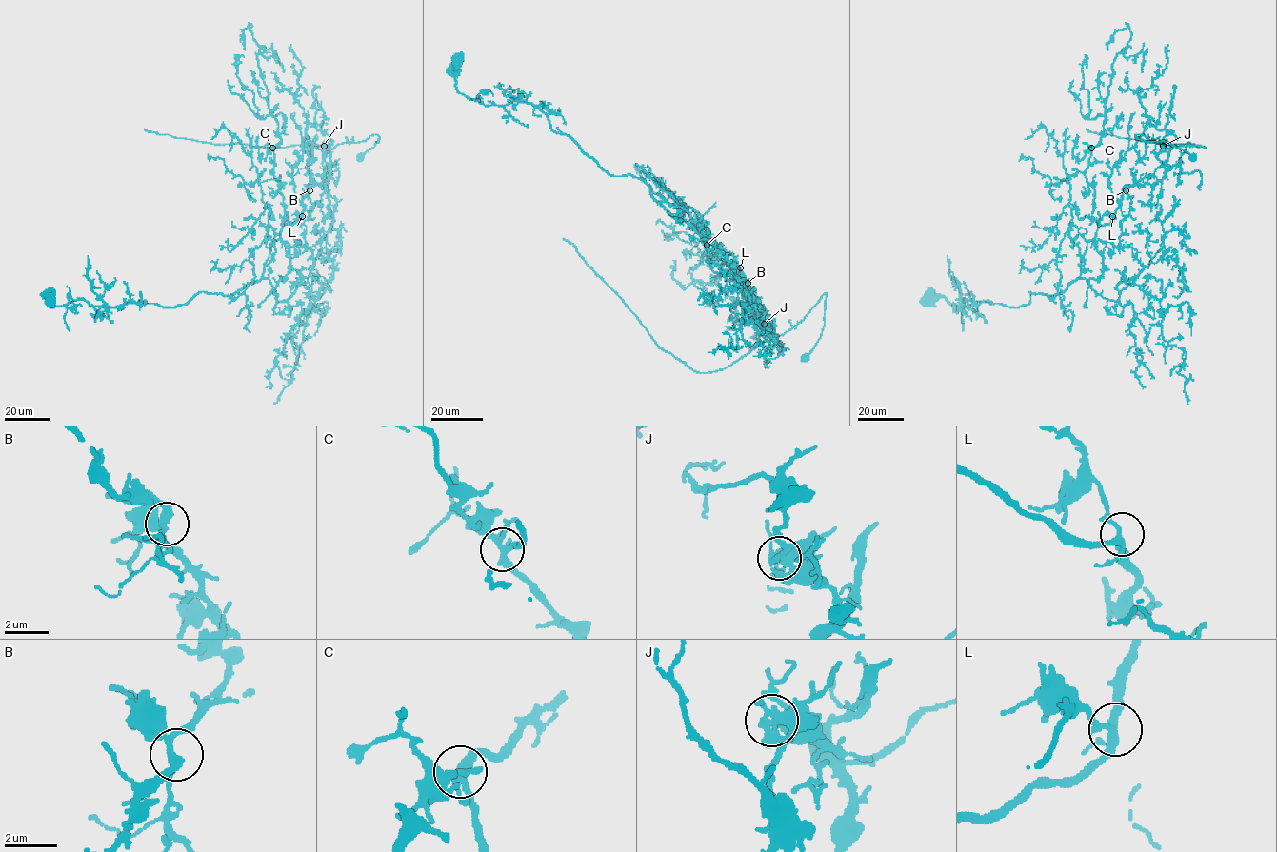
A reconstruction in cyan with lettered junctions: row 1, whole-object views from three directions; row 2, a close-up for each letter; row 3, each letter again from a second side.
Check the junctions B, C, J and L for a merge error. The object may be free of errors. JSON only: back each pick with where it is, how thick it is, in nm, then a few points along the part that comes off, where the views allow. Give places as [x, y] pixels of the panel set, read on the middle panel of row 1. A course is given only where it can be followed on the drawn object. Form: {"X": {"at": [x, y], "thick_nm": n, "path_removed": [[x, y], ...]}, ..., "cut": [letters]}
{"J": {"at": [764, 324], "thick_nm": 360, "path_removed": [[764, 324], [770, 332], [747, 354], [722, 369], [694, 372], [658, 346], [622, 299], [563, 238]]}, "cut": ["J"]}

